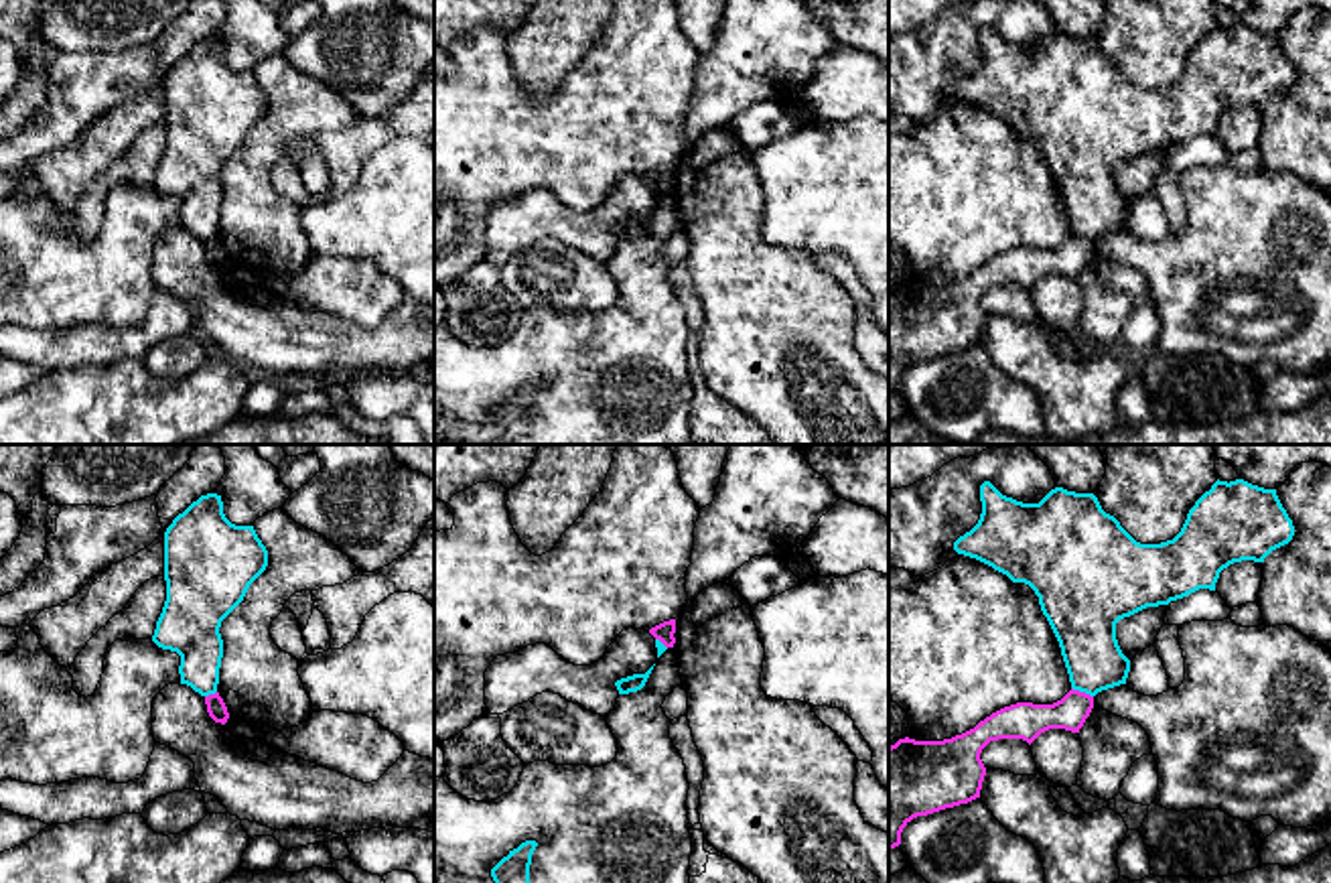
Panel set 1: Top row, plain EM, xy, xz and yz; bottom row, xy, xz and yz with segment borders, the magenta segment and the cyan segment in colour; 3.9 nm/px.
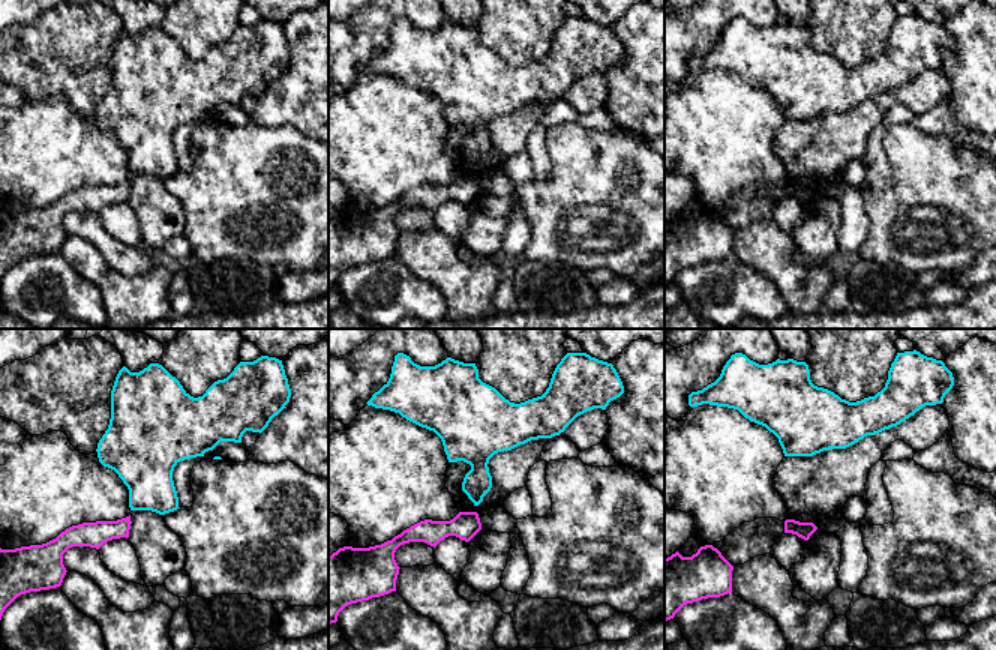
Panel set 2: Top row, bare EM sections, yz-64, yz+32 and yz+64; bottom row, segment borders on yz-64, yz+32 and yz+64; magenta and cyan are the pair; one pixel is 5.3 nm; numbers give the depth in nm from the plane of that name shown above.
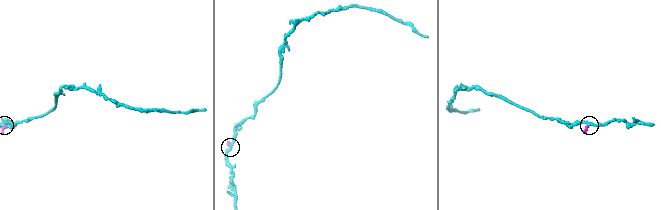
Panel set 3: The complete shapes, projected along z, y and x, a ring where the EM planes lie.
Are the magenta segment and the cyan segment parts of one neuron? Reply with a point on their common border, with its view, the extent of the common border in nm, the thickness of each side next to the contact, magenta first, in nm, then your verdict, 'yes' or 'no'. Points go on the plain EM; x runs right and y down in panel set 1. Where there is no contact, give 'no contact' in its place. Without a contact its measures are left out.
yz (1082, 238) | 100 nm | 150/240 nm | no

